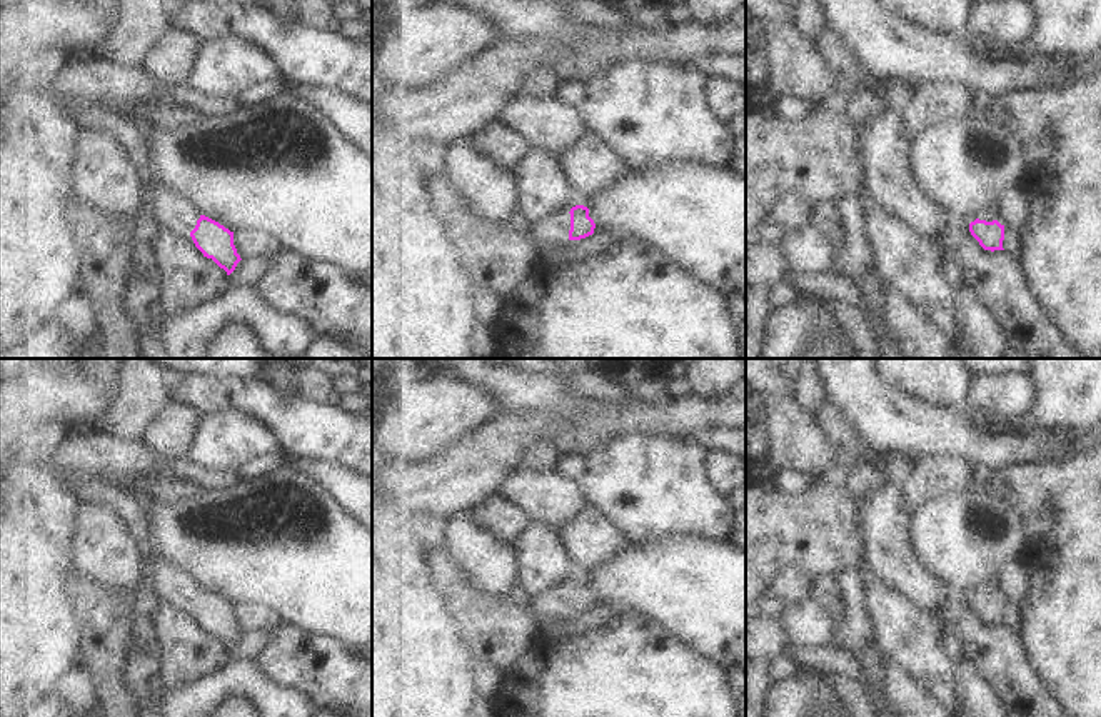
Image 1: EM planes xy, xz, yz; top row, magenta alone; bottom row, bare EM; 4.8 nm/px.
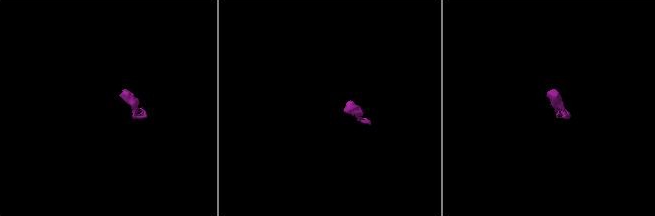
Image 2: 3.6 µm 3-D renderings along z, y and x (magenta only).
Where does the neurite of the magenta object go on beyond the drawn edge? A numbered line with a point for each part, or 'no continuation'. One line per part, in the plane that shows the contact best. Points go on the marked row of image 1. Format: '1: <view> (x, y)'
1: xz (554, 230)

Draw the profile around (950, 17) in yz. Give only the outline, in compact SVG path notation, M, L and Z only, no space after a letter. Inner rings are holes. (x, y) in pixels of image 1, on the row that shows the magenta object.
M881 0L881 3L896 18L949 37L968 32L974 10L973 0Z

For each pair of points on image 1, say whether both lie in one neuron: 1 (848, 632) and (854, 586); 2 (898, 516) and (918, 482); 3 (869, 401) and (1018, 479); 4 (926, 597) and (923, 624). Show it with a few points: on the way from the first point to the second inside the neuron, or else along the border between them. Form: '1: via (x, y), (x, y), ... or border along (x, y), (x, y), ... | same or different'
1: via (851, 621), (853, 597) | same
2: border along (903, 484), (906, 506), (913, 514) | different
3: border along (1036, 462), (1006, 462), (995, 471) | different
4: border along (893, 586), (931, 612) | different

